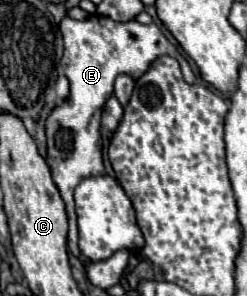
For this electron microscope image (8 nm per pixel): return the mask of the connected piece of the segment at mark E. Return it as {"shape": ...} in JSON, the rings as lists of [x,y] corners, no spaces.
{"shape":[[[65,16],[61,20],[61,34],[65,42],[65,54],[61,60],[63,74],[69,78],[71,94],[69,98],[57,106],[51,116],[45,122],[47,132],[47,164],[51,168],[53,182],[57,184],[61,198],[65,202],[65,210],[69,216],[69,250],[79,258],[81,252],[77,248],[75,238],[75,208],[71,208],[73,202],[73,190],[81,182],[81,178],[105,174],[103,160],[101,160],[101,134],[99,134],[99,118],[105,100],[113,94],[113,82],[119,74],[129,74],[135,80],[141,78],[149,70],[149,66],[163,54],[173,56],[183,72],[185,82],[193,84],[195,74],[191,72],[189,62],[183,58],[183,54],[165,38],[165,34],[159,30],[157,24],[139,24],[135,20],[131,22],[115,22],[107,16],[89,16],[87,20],[73,20]]]}

